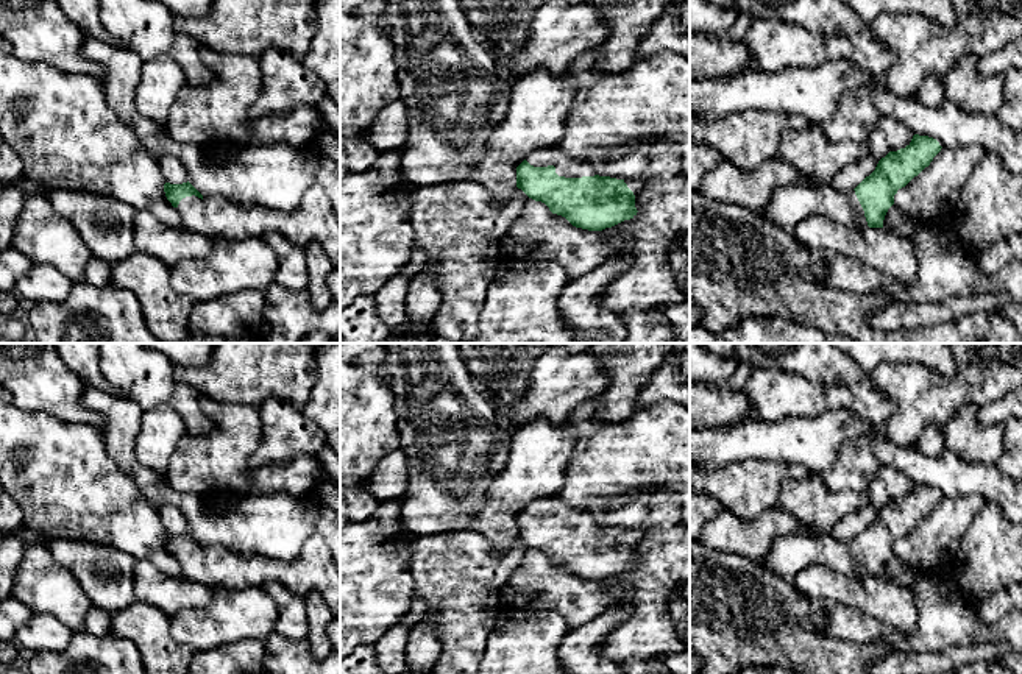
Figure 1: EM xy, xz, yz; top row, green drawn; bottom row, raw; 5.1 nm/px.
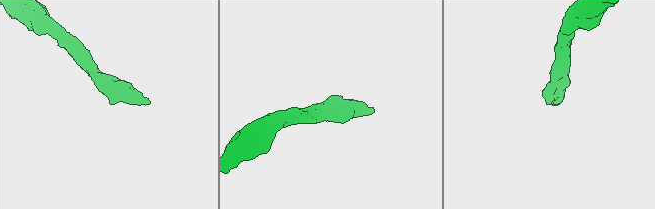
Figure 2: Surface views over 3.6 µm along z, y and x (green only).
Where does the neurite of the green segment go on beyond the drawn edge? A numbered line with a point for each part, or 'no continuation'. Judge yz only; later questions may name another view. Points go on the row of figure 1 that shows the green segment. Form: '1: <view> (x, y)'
1: yz (851, 194)

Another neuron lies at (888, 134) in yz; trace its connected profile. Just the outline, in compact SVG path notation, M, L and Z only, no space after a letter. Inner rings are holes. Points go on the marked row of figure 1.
M882 115L864 144L869 148L869 154L880 161L889 151L897 151L910 145L913 136L914 134L902 122Z

